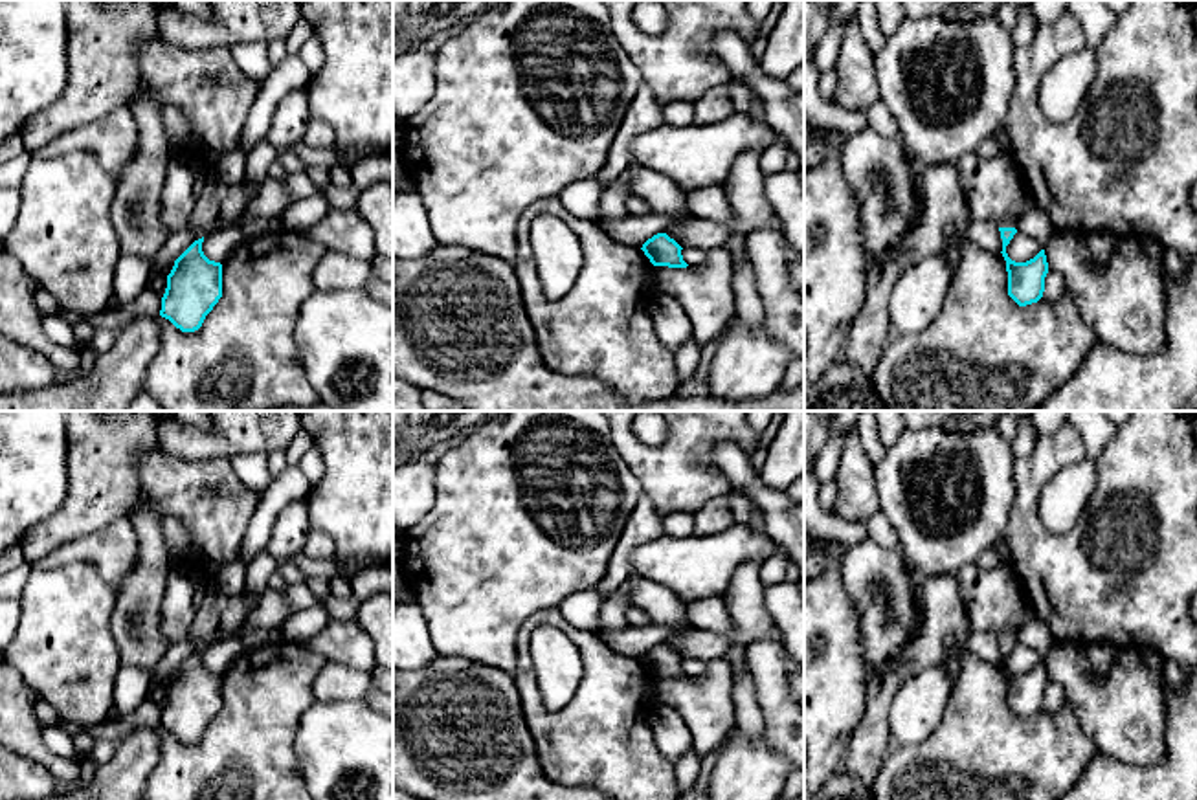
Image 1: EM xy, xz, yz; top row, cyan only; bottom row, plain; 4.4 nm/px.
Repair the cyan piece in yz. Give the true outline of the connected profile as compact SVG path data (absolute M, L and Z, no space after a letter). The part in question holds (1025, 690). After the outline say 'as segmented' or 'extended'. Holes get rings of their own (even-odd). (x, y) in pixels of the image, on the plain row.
M1006 628L999 635L1001 650L1002 650L1002 668L1006 672L1008 683L1008 706L1019 716L1026 717L1037 714L1045 703L1045 688L1048 684L1048 673L1045 661L1041 661L1034 670L1026 673L1015 673L1008 668L1006 657L1017 644L1015 631Z | extended

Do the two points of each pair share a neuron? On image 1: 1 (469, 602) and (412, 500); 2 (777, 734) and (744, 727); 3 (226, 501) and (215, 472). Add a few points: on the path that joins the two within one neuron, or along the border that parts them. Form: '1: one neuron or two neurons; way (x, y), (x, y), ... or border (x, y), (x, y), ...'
1: two neurons; border (437, 476), (434, 503), (412, 525)
2: two neurons; border (753, 688), (762, 714), (764, 734)
3: one neuron; way (221, 494), (215, 479)

